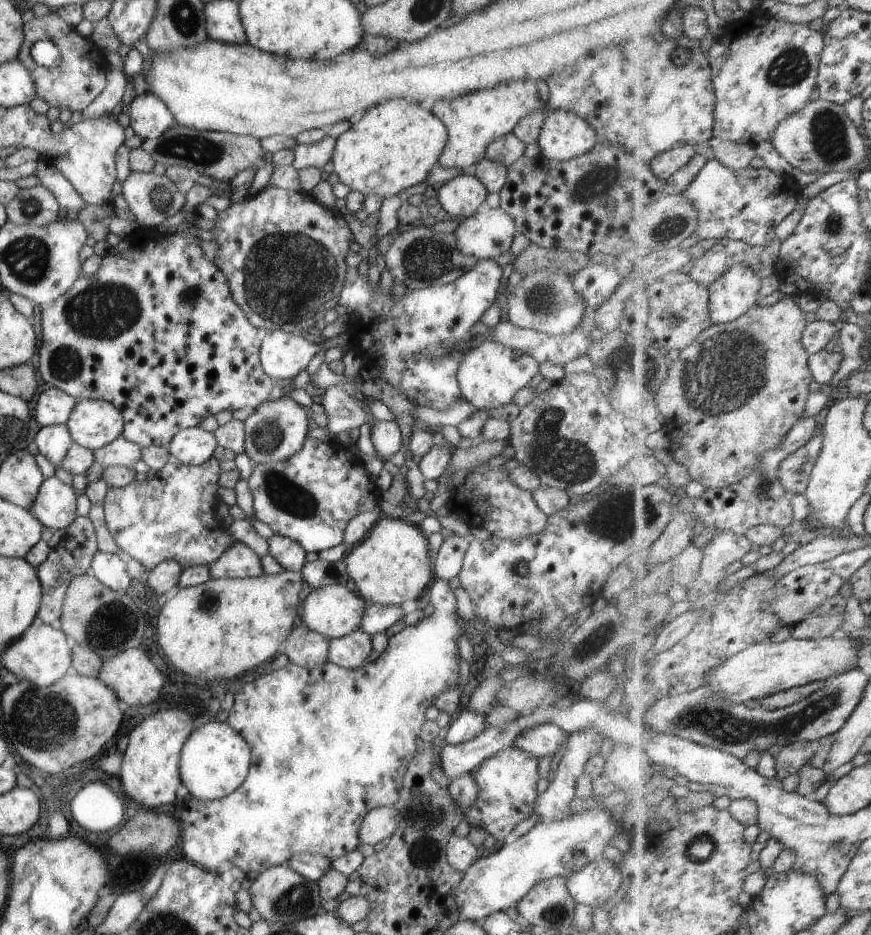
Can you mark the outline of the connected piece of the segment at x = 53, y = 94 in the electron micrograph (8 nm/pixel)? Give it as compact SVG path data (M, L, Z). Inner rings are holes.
M55 10L39 18L33 17L29 22L25 22L22 28L24 40L16 60L30 73L31 79L35 82L35 95L47 102L49 107L69 109L71 113L79 114L105 88L105 73L110 68L105 59L105 50L93 44L89 37L80 36L73 27L61 20ZM37 40L49 40L57 46L60 54L53 67L41 68L31 60L29 48Z

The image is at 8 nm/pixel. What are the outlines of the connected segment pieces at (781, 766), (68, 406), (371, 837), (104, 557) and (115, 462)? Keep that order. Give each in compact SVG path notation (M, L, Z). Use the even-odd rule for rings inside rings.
M798 741L781 748L774 758L776 776L784 779L791 774L799 773L813 757L811 741Z
M57 388L45 389L35 402L33 418L40 427L65 423L78 401Z
M381 806L369 810L357 828L357 842L362 845L375 845L388 838L397 826L397 810L390 806Z
M96 551L93 554L88 573L109 590L125 591L130 577L125 572L124 557L109 552Z
M119 436L110 444L93 451L93 457L101 469L113 466L132 468L140 460L140 447Z

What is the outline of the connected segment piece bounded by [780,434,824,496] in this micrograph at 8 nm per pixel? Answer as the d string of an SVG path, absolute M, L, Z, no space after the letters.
M823 434L813 436L806 446L791 454L780 466L780 480L789 496L805 495L811 474L824 446Z

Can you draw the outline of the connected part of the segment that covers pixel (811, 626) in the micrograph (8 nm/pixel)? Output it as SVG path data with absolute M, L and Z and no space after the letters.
M844 614L839 616L812 615L793 626L790 632L795 640L825 640L833 637L843 624Z

